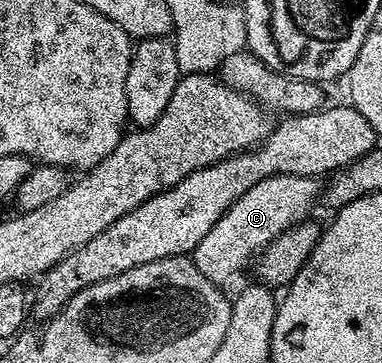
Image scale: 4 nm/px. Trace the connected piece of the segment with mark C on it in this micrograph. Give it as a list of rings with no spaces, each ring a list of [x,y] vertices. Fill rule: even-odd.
[[[272,176],[263,178],[247,194],[243,194],[222,214],[219,222],[207,230],[203,242],[193,249],[193,265],[212,284],[224,285],[224,280],[232,278],[236,272],[250,267],[251,261],[273,241],[294,224],[300,224],[310,215],[313,203],[319,200],[319,184],[311,176]],[[250,259],[250,260],[249,260]]]

